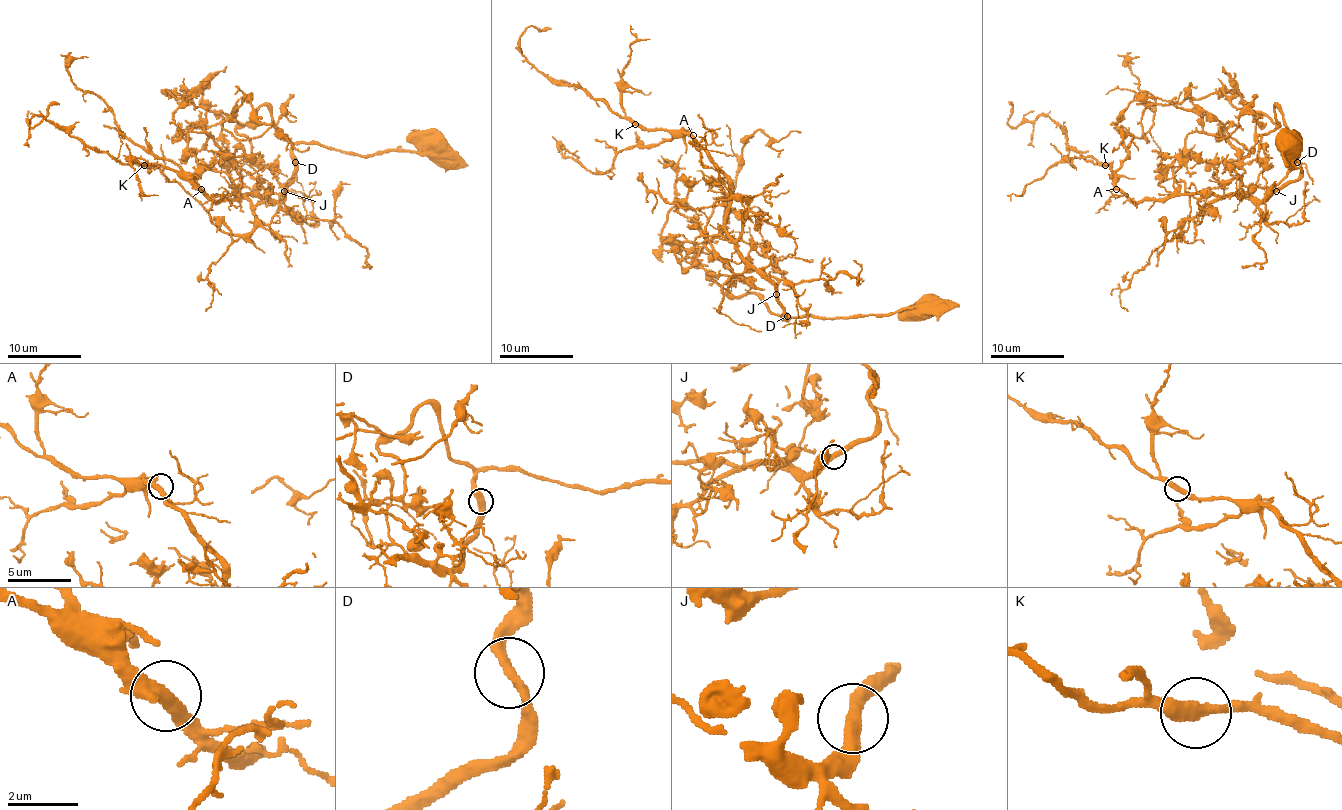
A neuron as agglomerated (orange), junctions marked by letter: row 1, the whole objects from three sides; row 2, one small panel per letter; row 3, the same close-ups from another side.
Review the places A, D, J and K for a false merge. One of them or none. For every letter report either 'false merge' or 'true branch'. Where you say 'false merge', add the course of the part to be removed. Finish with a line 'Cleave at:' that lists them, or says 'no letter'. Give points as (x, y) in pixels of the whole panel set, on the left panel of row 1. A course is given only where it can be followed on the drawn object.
A: true branch
D: true branch
J: true branch
K: true branch
Cleave at: no letter

